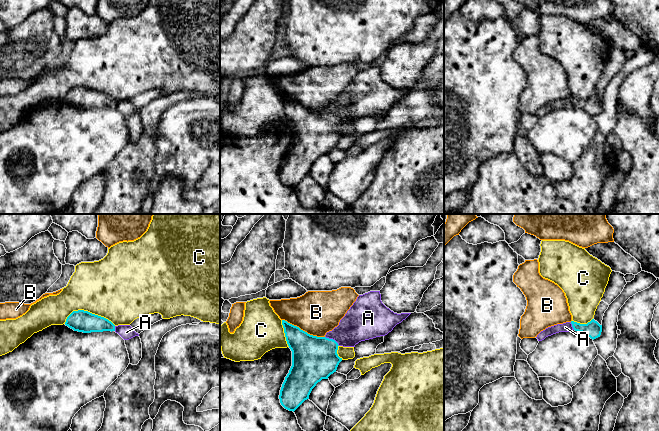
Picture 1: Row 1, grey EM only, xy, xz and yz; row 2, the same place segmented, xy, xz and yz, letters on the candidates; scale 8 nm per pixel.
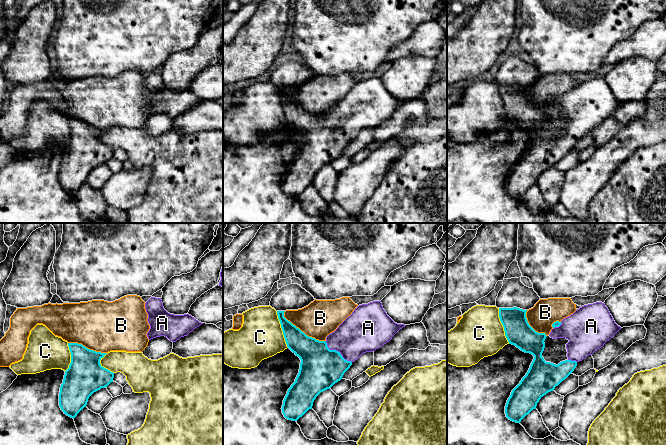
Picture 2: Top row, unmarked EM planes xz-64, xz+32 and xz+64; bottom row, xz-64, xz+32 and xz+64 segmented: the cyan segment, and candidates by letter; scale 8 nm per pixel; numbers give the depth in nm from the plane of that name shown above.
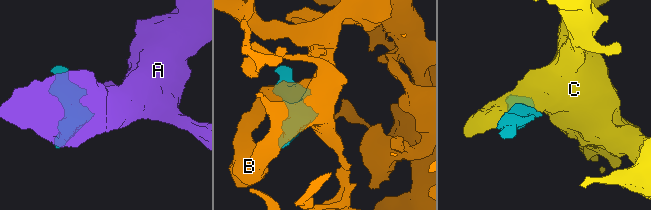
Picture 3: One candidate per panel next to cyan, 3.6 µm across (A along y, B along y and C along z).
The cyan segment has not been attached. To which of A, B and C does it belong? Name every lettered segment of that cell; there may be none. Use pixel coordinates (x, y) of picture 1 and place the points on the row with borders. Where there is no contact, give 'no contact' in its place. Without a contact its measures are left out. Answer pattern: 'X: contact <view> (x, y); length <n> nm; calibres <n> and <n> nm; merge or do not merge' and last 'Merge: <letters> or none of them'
A: contact xz (332, 339); length 140 nm; calibres 360 and 280 nm; merge
B: contact xz (302, 330); length 380 nm; calibres 360 and 360 nm; do not merge
C: contact xy (89, 312); length 420 nm; calibres 180 and 480 nm; do not merge
Merge: A

